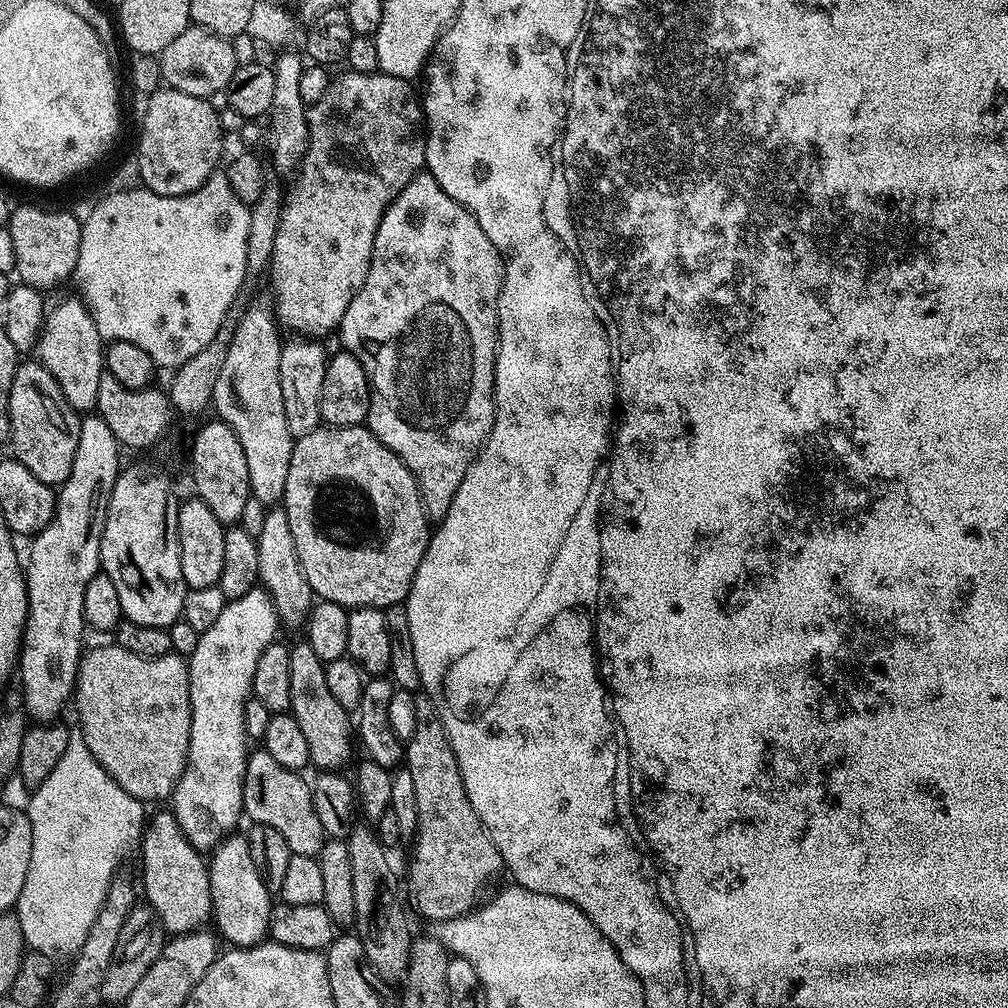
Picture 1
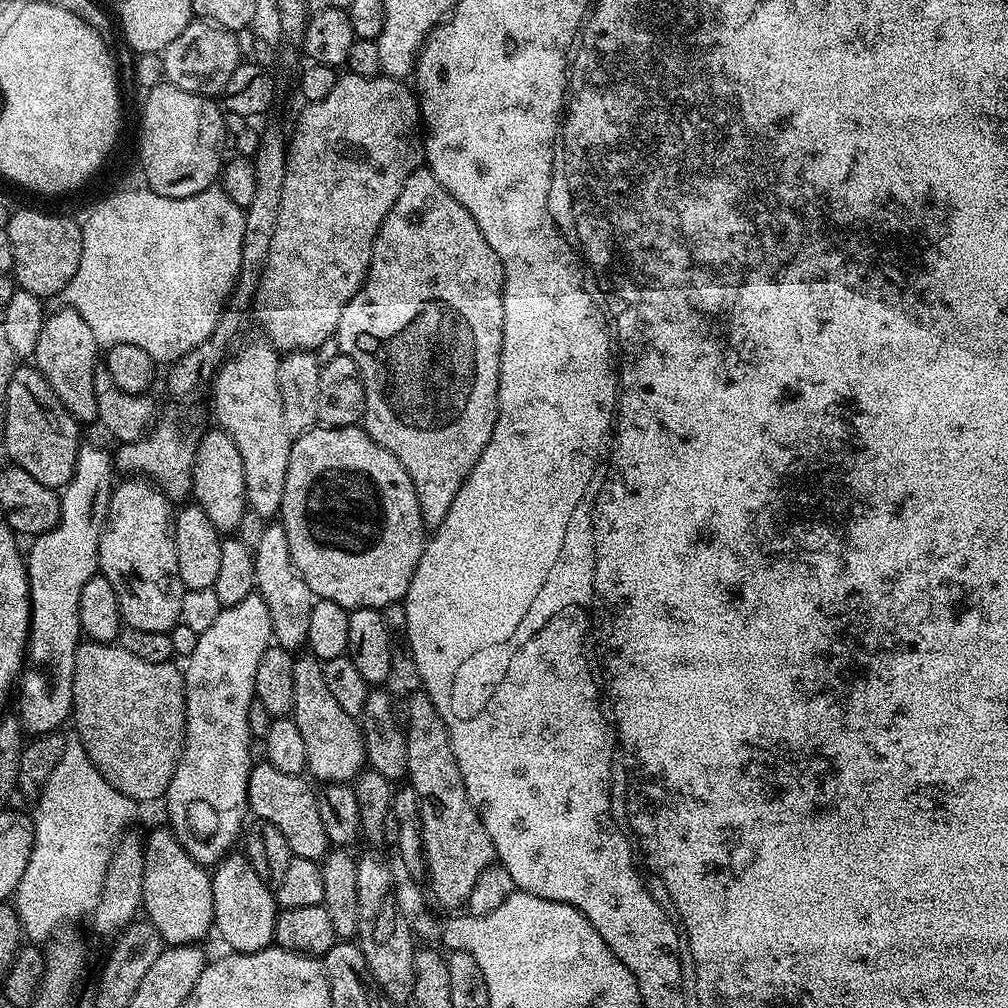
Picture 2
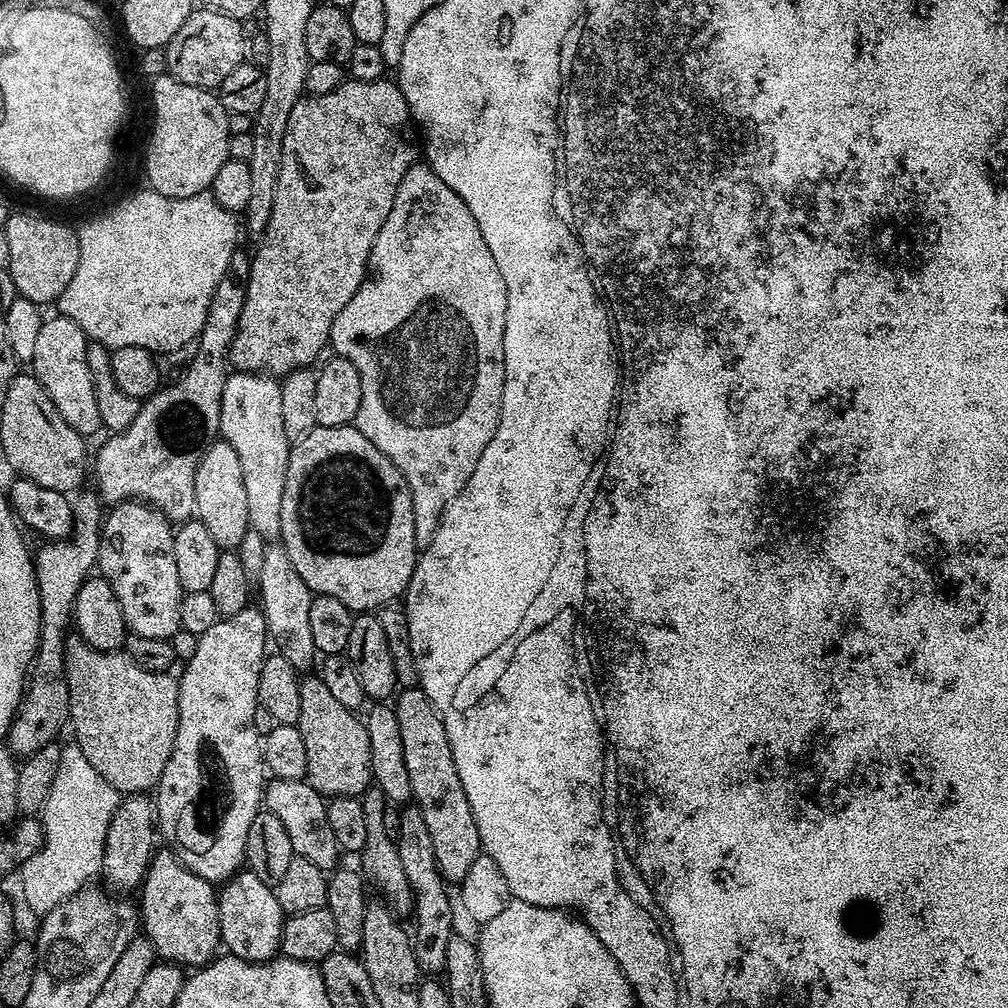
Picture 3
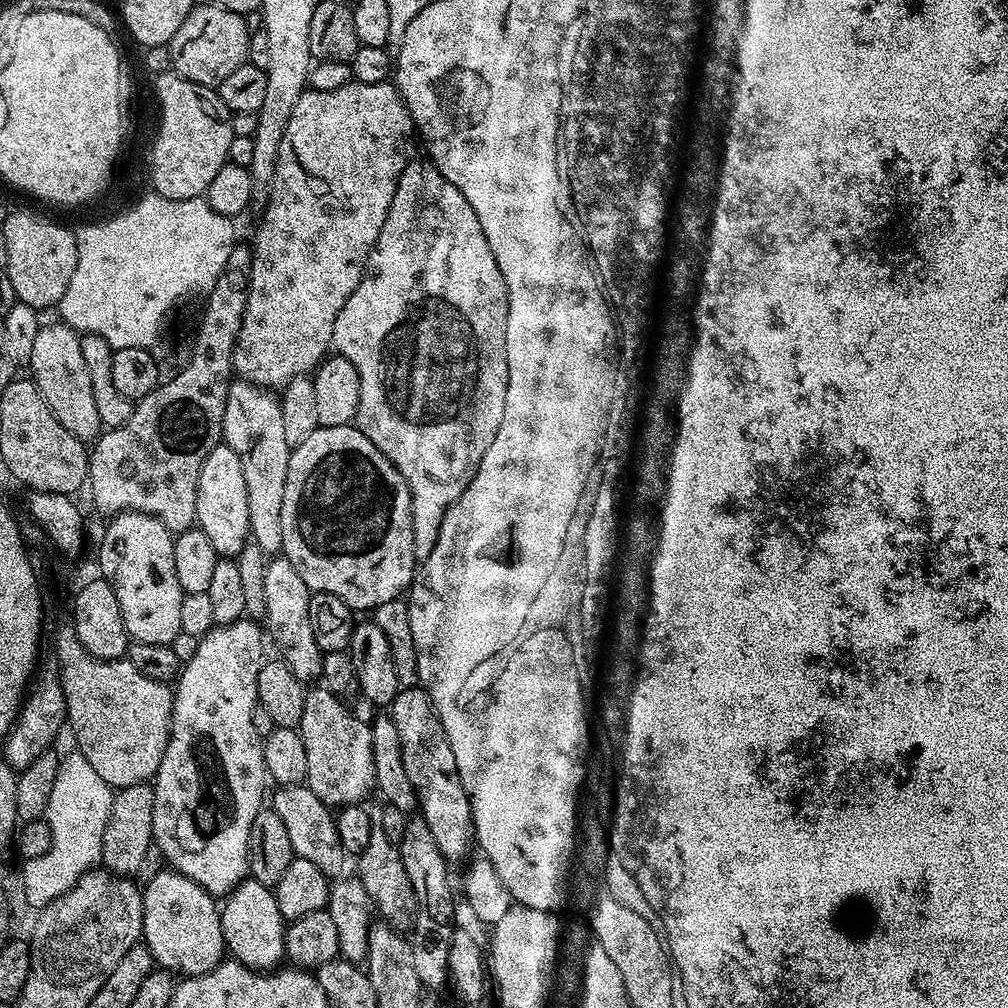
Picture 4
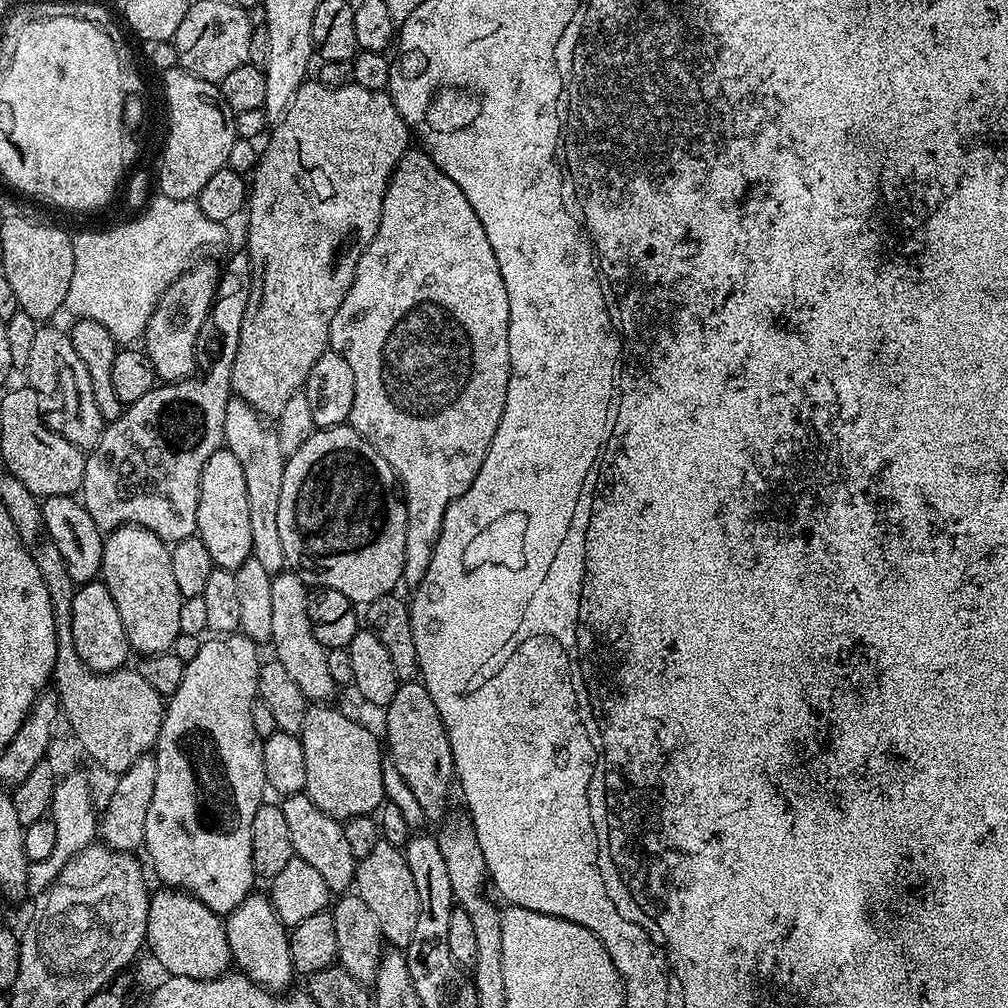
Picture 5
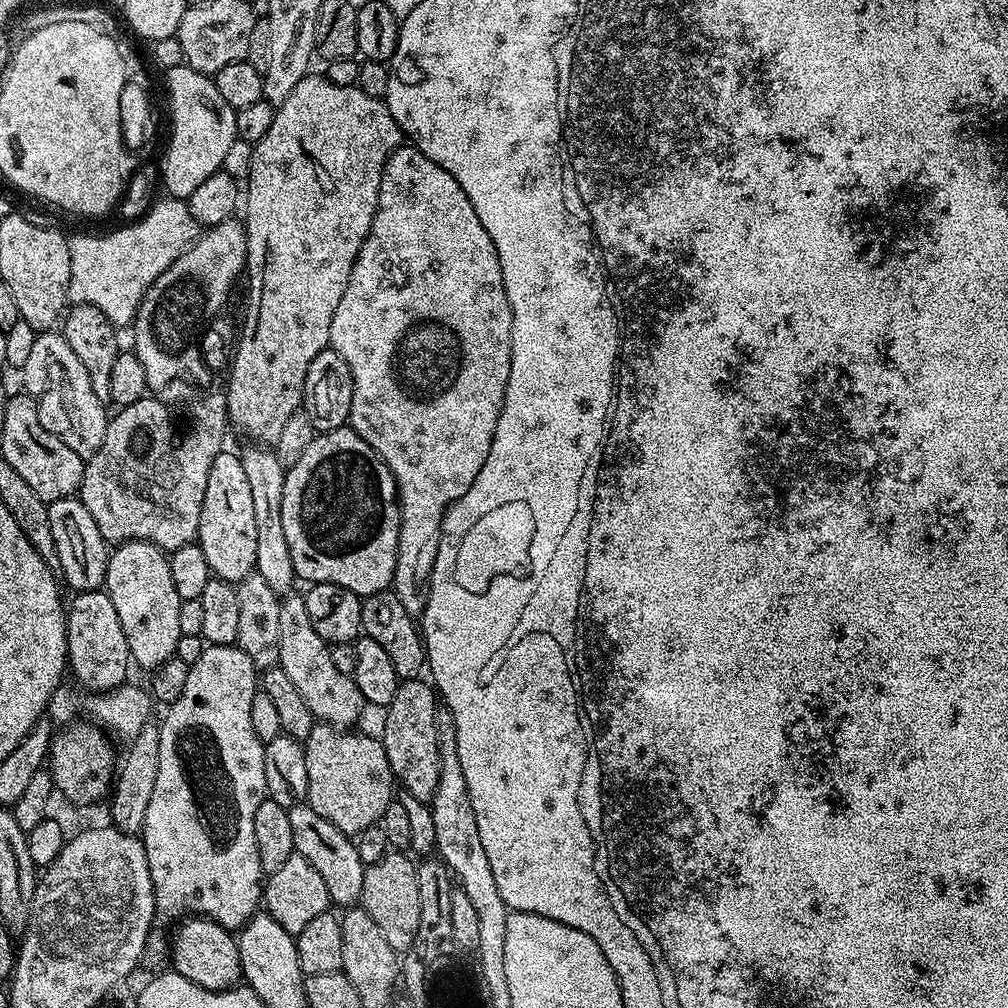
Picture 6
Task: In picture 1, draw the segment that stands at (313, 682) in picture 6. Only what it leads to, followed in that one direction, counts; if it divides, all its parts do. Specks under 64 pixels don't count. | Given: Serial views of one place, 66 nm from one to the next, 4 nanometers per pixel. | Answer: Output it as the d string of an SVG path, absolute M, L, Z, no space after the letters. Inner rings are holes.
M272 506L267 509L262 534L255 538L258 546L259 583L271 594L277 617L283 623L285 620L288 624L303 625L312 610L314 593L310 582L306 582L306 574L302 574L302 566L294 550L294 534L290 534L290 518L286 518L284 507Z

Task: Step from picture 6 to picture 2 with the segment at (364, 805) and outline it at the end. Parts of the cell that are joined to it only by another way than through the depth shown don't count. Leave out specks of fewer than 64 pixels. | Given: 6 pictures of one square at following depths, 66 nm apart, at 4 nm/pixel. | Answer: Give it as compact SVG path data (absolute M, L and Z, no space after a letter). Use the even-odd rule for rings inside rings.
M311 654L300 655L292 661L294 706L291 719L296 721L298 730L302 730L302 738L306 742L307 775L313 781L320 780L324 784L347 784L355 781L366 768L364 736L360 732L357 717L346 714L346 710L342 710L342 706L338 706L338 702L330 694L326 681L322 679L321 661Z

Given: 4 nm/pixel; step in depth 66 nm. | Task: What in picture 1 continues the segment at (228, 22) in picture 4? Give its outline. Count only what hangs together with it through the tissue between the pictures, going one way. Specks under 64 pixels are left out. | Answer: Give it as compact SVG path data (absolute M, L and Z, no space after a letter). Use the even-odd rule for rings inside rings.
M189 26L158 57L160 78L167 87L182 94L194 94L205 98L215 97L215 92L223 93L234 78L237 70L234 50L227 39L213 35L205 28Z

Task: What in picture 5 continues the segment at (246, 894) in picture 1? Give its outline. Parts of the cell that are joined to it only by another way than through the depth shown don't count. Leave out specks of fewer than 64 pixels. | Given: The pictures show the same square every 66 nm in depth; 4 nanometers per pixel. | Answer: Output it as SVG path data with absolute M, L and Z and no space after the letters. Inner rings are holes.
M248 895L234 911L227 913L224 929L230 942L232 964L240 967L237 969L243 975L250 977L256 984L261 984L268 991L284 994L293 987L292 976L294 977L288 941L289 929L285 928L278 918L271 899L267 895L256 895Z

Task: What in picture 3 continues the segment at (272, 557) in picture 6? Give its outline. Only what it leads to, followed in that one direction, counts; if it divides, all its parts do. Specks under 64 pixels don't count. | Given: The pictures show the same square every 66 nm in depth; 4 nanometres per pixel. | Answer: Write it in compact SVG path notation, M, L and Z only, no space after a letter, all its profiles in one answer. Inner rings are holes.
M233 371L224 383L220 407L220 436L238 453L242 466L242 486L246 486L246 514L249 529L269 542L275 541L282 530L282 494L286 486L286 466L292 453L282 426L282 394L280 380L268 374Z

